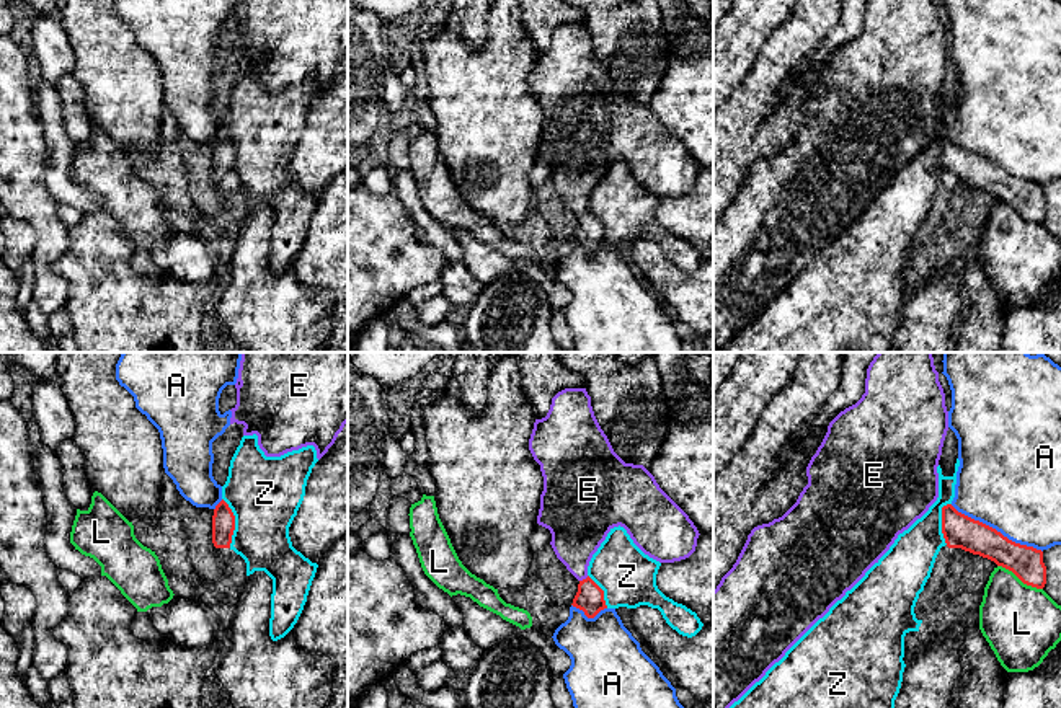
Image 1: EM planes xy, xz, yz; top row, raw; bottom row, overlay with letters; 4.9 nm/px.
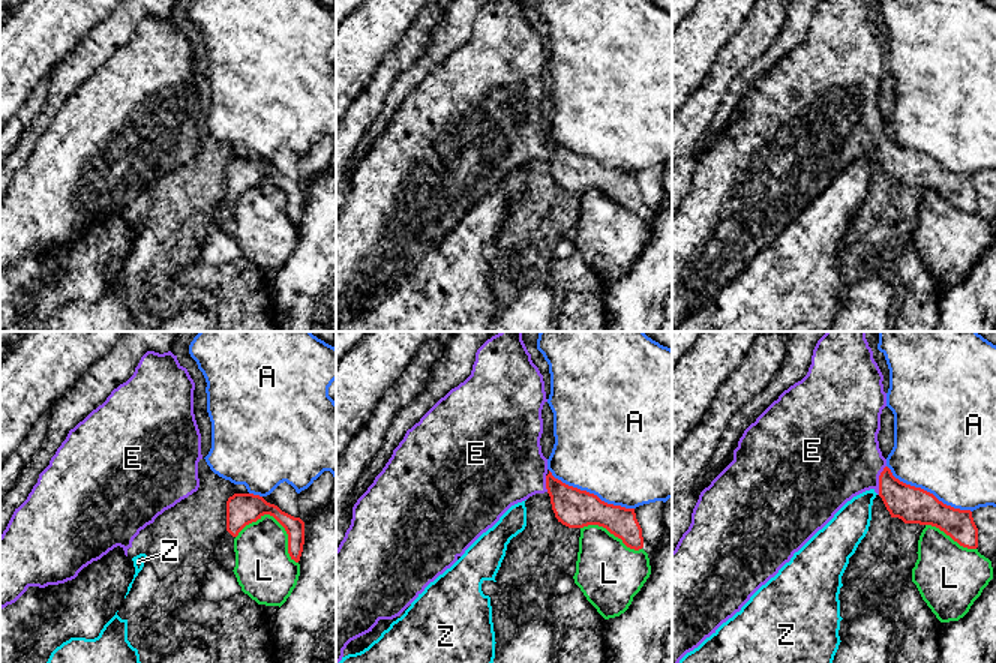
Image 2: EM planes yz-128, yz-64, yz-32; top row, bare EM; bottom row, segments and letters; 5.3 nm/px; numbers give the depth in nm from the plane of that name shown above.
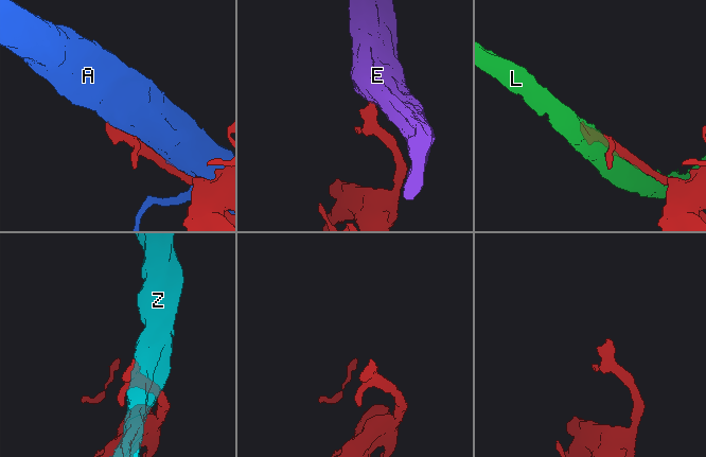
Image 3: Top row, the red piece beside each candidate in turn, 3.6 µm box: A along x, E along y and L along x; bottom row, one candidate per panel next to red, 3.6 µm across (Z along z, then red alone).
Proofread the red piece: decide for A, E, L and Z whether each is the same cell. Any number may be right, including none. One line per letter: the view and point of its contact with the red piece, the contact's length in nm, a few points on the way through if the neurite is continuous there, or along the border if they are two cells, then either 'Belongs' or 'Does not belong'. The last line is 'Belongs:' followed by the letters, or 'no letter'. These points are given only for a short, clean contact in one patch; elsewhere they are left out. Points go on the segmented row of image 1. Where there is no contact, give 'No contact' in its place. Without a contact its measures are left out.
A: Touches red at yz (994, 529). Shared border 500 nm. Does not belong
E: Touches red at xz (583, 579). Shared border 50 nm. Path across: xz (590, 597), (583, 579), (578, 568), (578, 529). Belongs
L: Touches red at yz (1021, 579). Shared border 260 nm. Does not belong
Z: Touches red at xy (234, 522). Shared border 260 nm. Boundary: xy (222, 498), (234, 516), (230, 547). Does not belong
Belongs: E

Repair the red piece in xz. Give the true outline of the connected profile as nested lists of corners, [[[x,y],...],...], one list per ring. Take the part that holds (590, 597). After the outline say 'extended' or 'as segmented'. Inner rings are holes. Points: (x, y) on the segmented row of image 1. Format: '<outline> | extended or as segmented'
[[[565,388],[552,398],[547,416],[534,423],[529,450],[544,476],[537,524],[550,530],[557,558],[579,581],[571,605],[588,618],[607,608],[604,591],[588,576],[588,566],[614,527],[624,527],[633,543],[659,563],[681,561],[695,551],[700,533],[694,522],[643,465],[625,463],[614,452],[586,388]]] | extended

